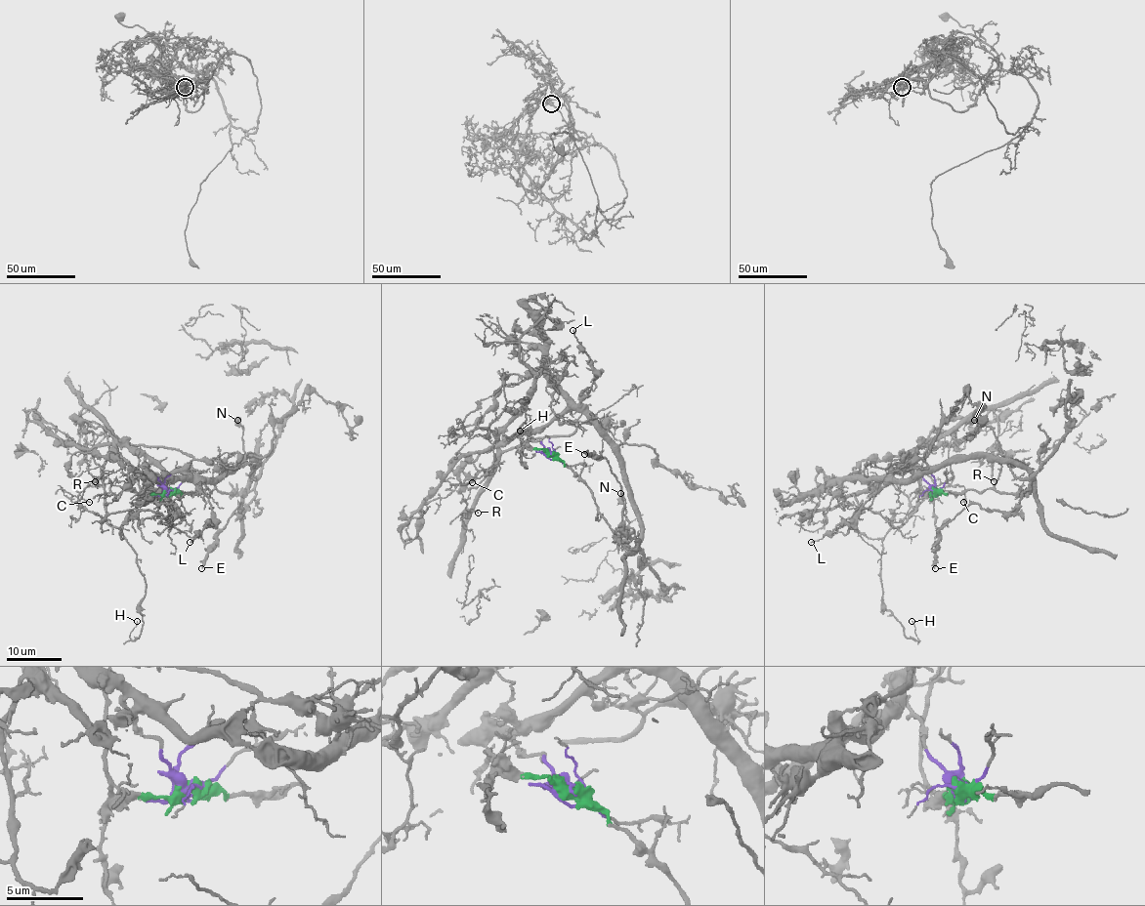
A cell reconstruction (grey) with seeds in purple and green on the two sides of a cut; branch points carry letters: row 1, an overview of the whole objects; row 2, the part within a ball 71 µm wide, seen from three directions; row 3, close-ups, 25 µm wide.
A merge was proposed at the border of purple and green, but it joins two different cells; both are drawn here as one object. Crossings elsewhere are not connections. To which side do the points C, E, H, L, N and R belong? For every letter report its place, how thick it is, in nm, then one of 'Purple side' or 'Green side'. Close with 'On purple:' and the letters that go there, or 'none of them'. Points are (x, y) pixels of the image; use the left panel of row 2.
C: Place: (89, 502). Thickness 130 nm. Purple side
E: Place: (201, 568). Thickness 260 nm. Green side
H: Place: (137, 621). Thickness 90 nm. Purple side
L: Place: (190, 542). Thickness 190 nm. Purple side
N: Place: (237, 420). Thickness 480 nm. Green side
R: Place: (95, 481). Thickness 130 nm. Purple side
On purple: C, H, L, R

